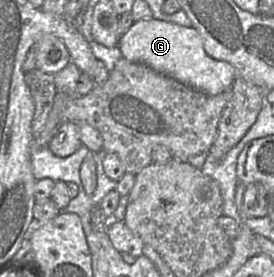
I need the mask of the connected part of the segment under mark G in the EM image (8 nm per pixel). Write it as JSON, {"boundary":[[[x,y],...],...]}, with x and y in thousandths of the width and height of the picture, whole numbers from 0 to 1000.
{"boundary":[[[558,61],[493,76],[438,134],[431,170],[464,217],[529,231],[577,264],[759,343],[792,343],[839,321],[869,274],[850,235],[777,213],[752,191],[734,126],[708,97],[675,97]]]}

